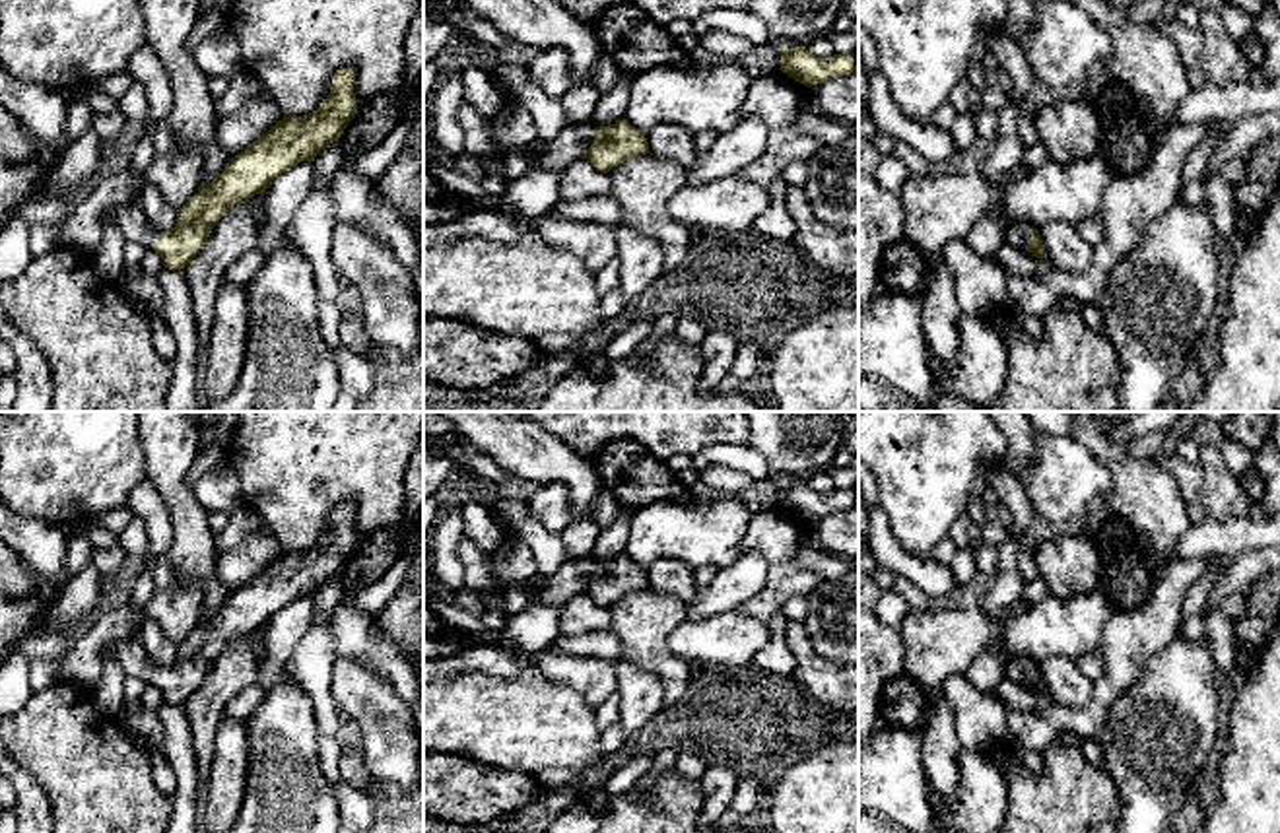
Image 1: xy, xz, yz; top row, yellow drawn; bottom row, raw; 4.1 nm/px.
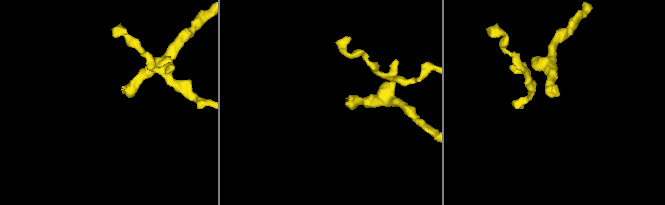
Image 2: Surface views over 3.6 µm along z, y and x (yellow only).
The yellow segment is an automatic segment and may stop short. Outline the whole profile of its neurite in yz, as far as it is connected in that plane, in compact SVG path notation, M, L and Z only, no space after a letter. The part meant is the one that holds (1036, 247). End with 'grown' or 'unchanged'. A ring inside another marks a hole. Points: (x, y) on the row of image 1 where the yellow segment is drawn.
M1006 223L1004 243L1016 247L1018 250L1031 252L1037 258L1047 258L1045 245L1037 229L1027 229L1022 223Z | grown

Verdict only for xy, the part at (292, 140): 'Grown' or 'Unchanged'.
Grown

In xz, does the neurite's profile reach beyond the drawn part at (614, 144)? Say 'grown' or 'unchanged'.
grown

